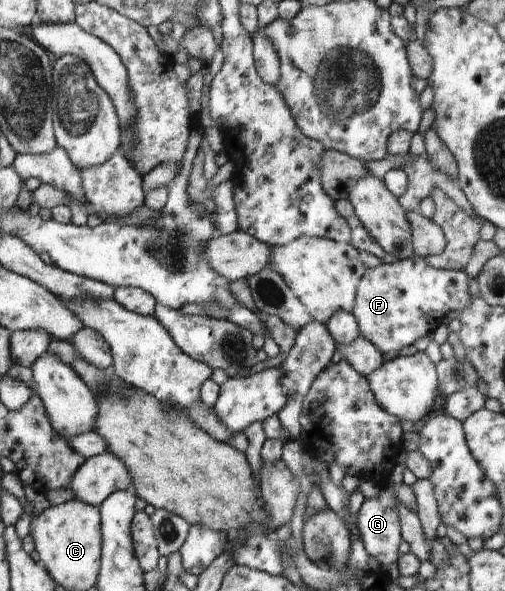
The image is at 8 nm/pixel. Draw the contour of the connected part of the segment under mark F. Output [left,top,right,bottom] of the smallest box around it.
[352,255,473,356]

